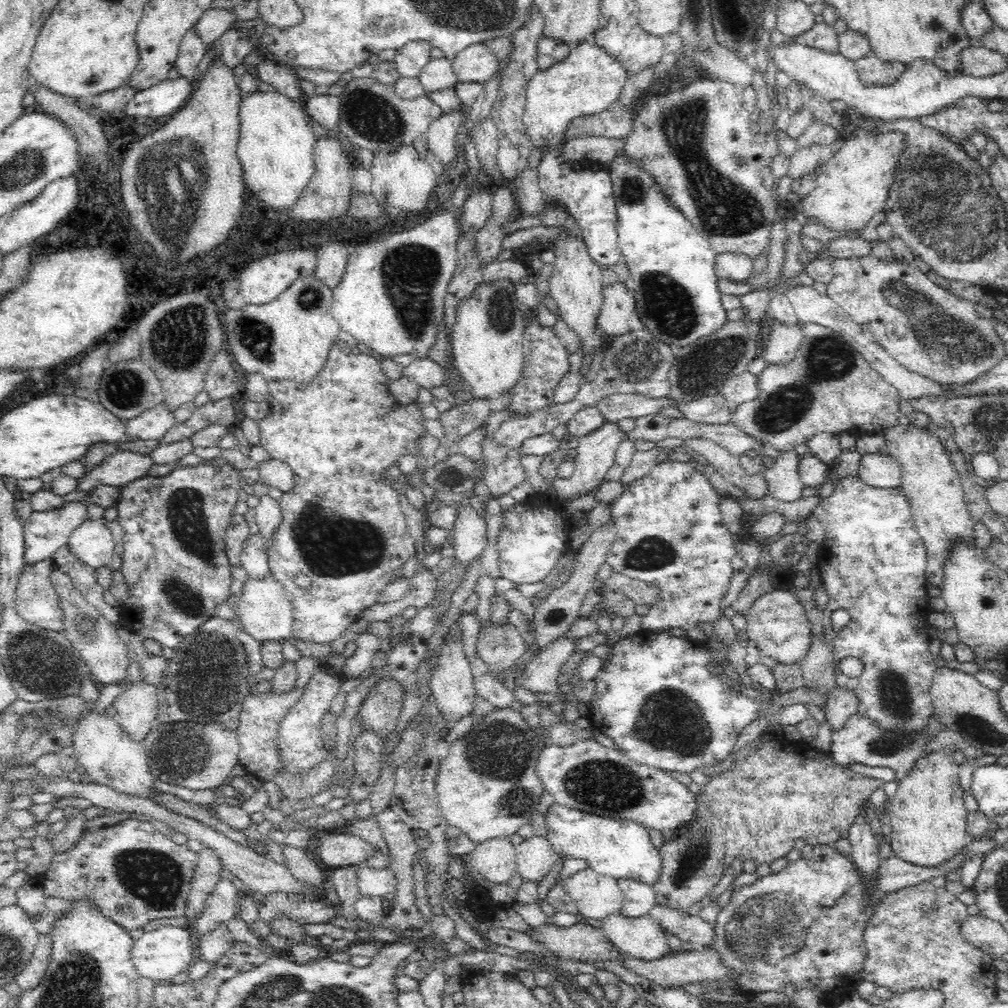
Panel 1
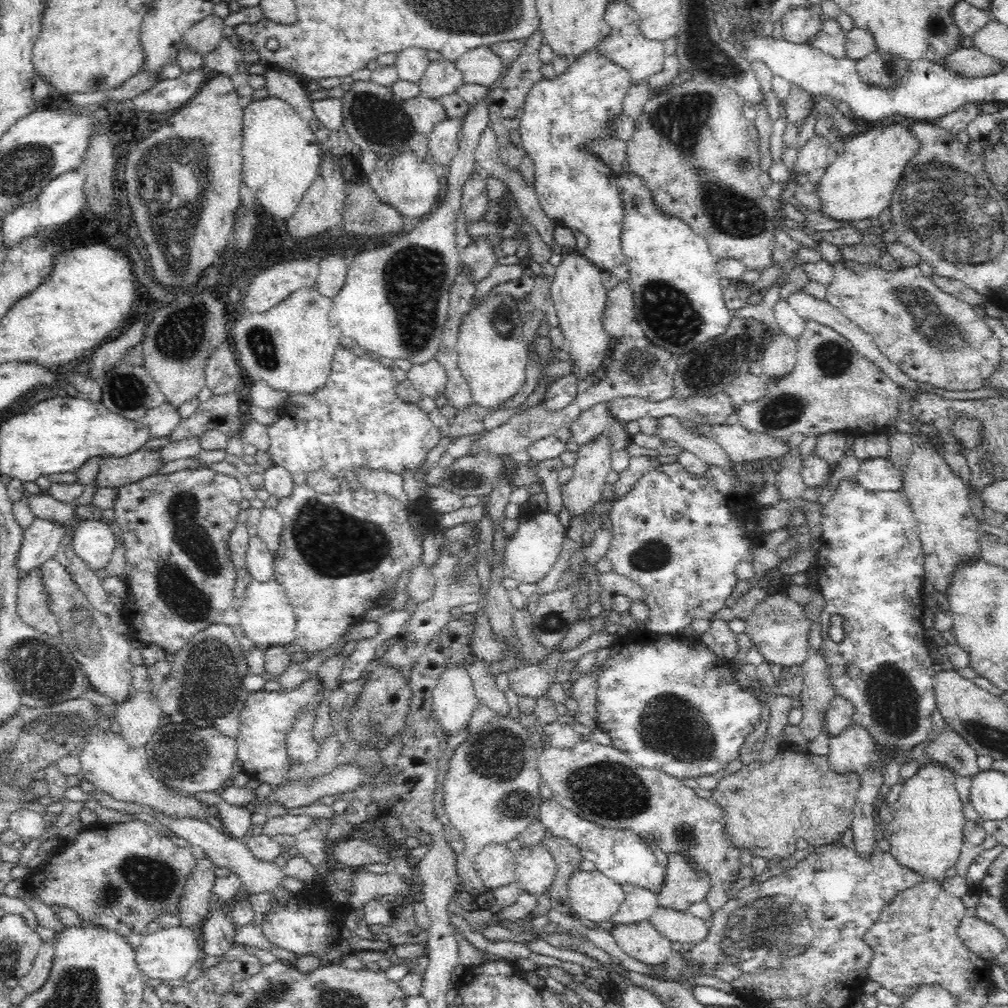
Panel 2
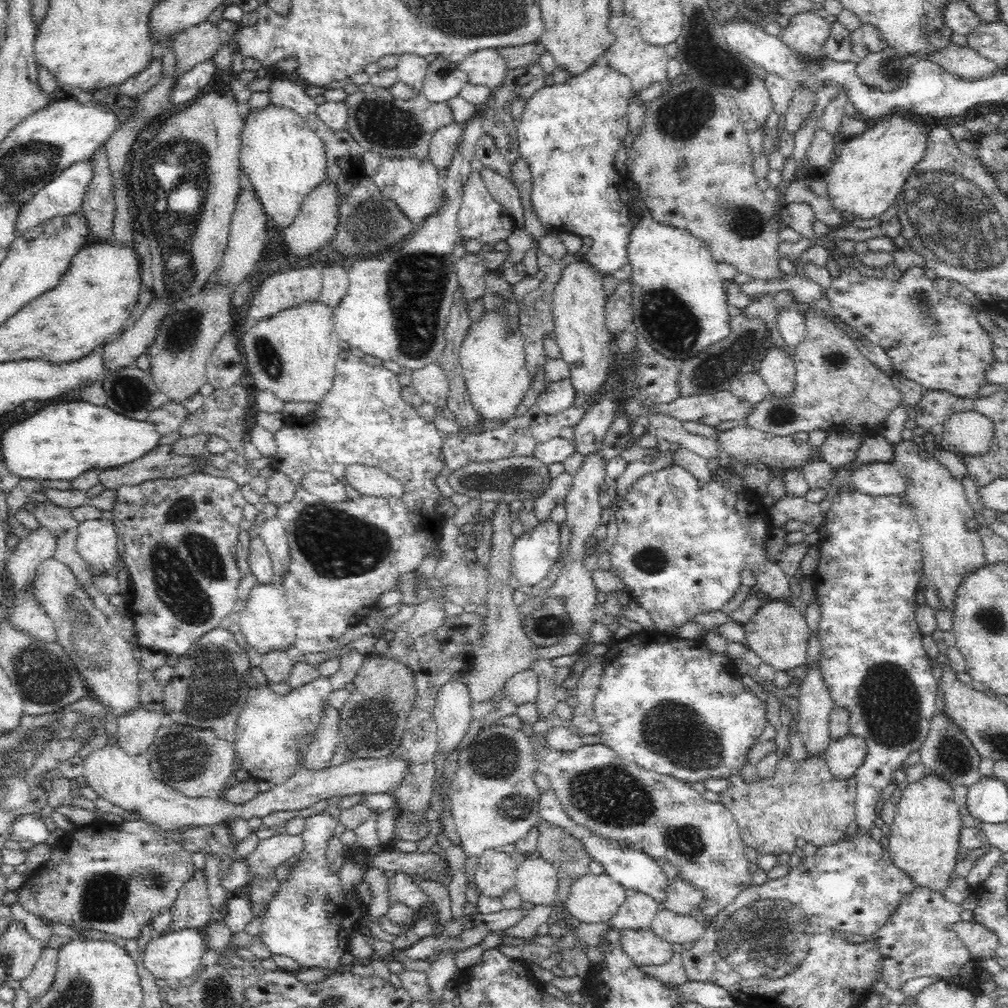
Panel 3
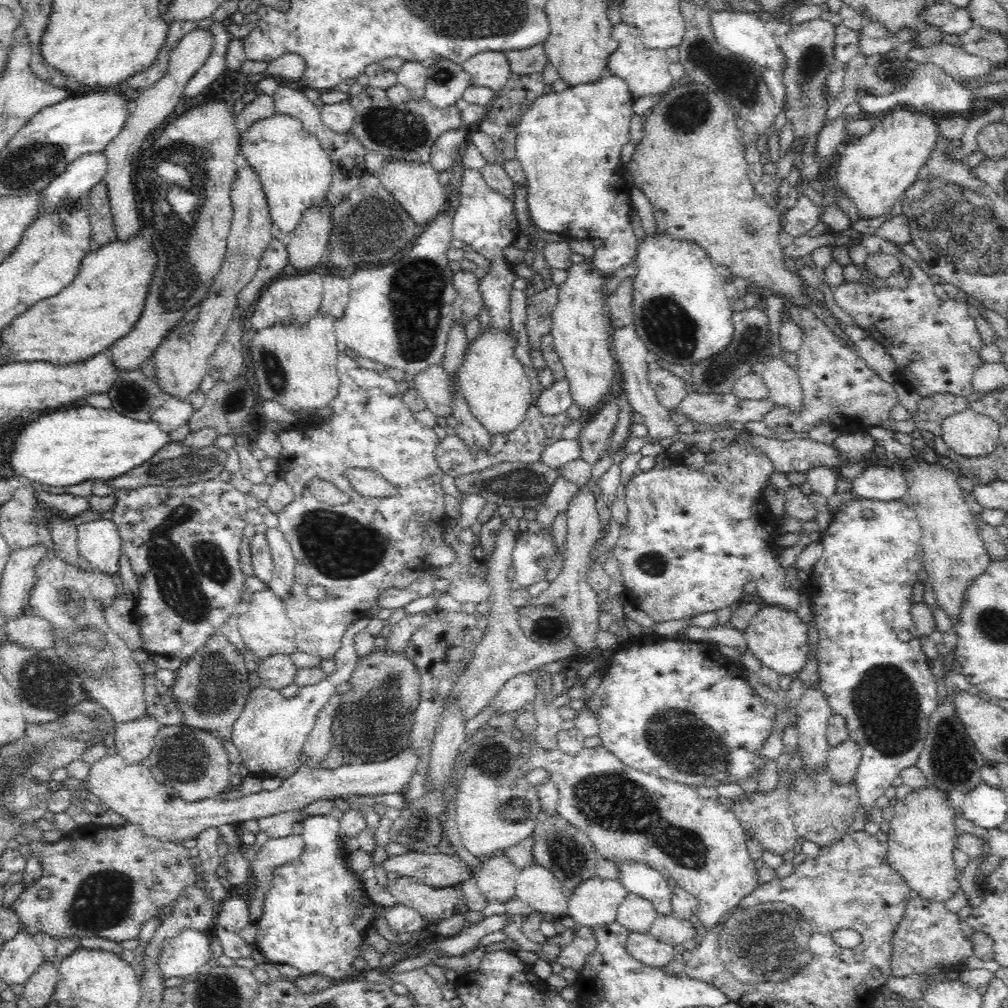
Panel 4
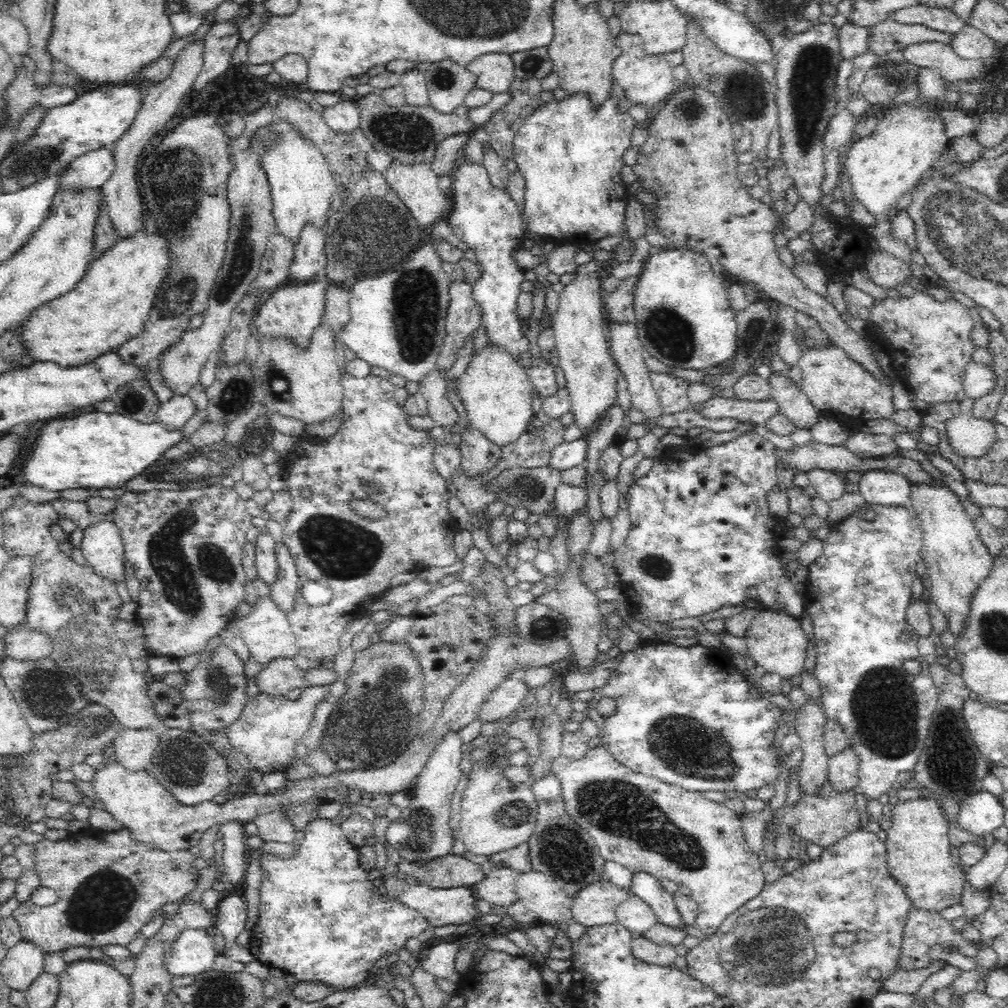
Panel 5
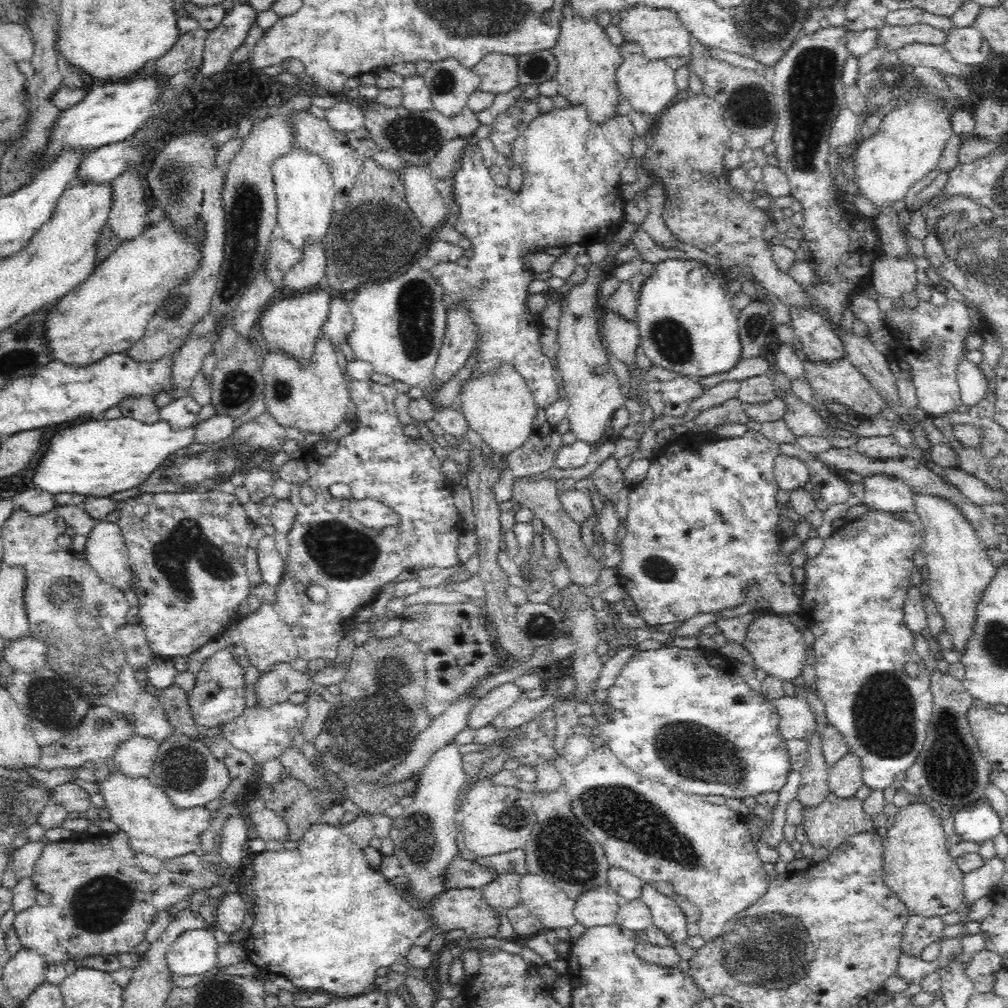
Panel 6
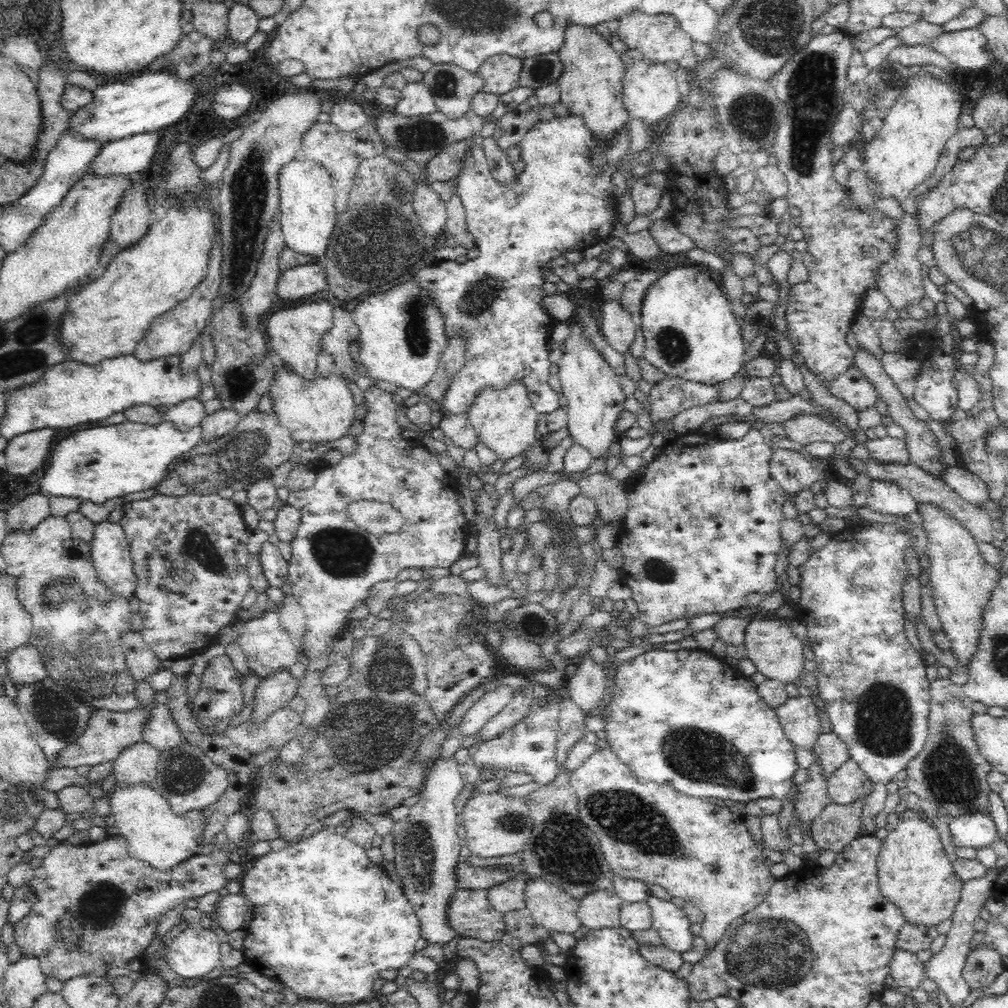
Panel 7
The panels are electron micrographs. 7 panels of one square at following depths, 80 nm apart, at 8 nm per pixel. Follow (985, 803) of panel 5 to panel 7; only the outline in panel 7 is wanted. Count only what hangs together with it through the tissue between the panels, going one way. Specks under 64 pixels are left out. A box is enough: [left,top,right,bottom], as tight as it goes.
[950,812,998,850]

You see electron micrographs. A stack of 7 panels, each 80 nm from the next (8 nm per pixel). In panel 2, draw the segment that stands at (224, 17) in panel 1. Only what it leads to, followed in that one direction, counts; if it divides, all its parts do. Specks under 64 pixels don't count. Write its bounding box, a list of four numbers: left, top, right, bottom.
[182,14,224,57]

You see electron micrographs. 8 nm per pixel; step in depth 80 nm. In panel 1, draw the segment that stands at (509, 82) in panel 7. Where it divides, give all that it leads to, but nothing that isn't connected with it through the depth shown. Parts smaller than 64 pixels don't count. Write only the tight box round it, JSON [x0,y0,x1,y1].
[451,43,501,84]

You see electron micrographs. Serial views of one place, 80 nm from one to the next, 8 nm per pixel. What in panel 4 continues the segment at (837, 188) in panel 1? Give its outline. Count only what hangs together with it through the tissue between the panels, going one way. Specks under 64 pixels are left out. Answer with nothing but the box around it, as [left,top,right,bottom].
[834,108,939,219]

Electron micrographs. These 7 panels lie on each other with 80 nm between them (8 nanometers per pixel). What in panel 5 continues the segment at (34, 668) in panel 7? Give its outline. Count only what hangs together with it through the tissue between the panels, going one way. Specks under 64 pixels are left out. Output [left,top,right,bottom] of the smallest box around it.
[5,622,52,661]

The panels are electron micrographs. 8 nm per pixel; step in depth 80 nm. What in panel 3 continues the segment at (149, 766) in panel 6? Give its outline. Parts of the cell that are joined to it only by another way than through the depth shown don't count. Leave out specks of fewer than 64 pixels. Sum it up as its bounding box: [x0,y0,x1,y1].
[117,705,166,756]

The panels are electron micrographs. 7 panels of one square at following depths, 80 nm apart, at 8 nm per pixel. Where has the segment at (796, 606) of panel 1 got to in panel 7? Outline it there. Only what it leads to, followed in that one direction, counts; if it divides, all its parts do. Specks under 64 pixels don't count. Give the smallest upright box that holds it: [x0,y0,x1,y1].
[743,616,805,685]

